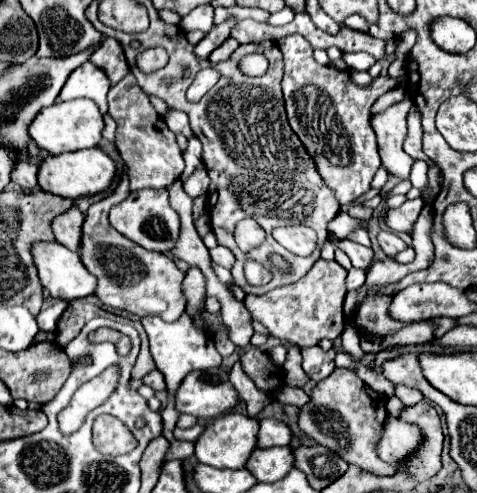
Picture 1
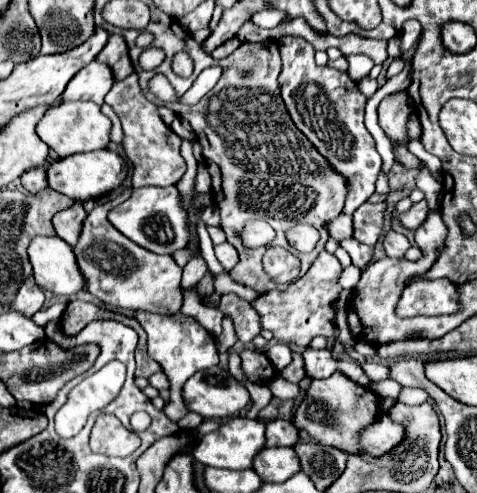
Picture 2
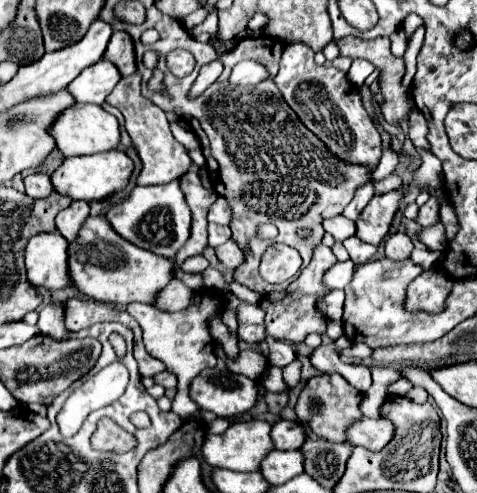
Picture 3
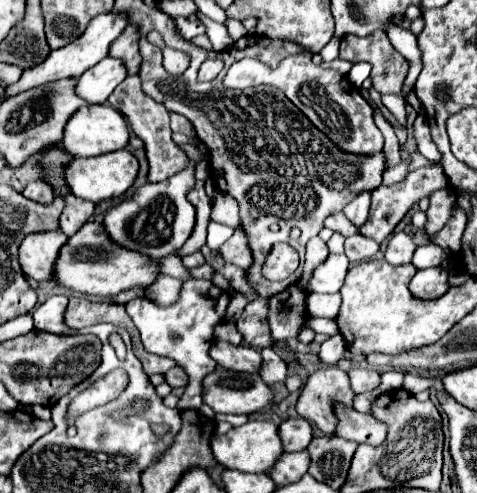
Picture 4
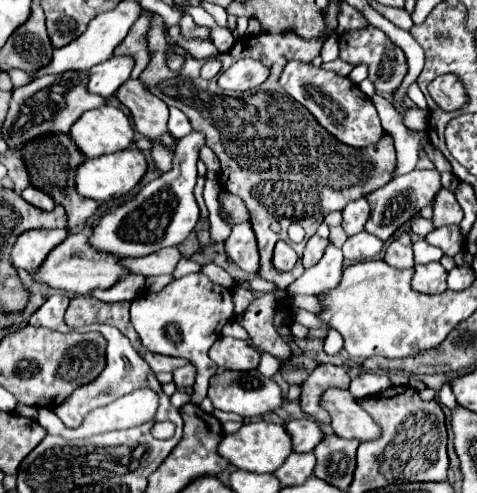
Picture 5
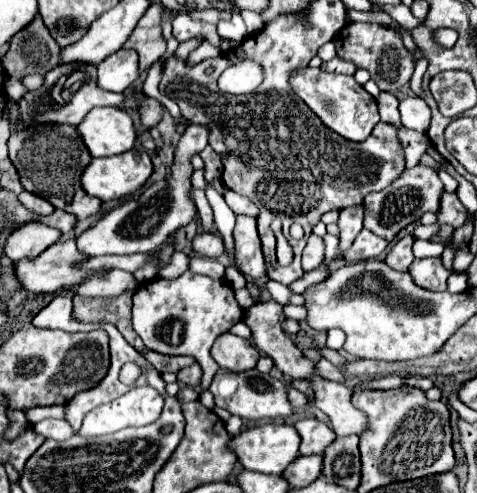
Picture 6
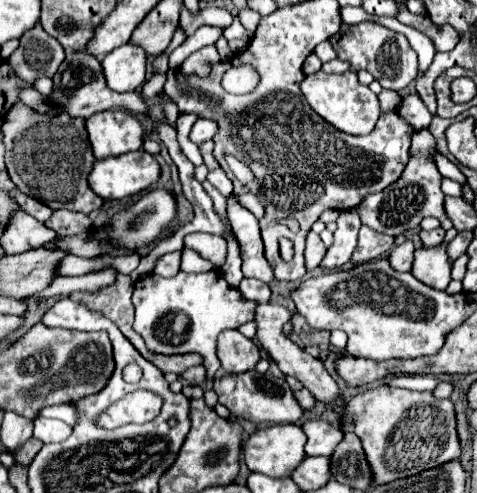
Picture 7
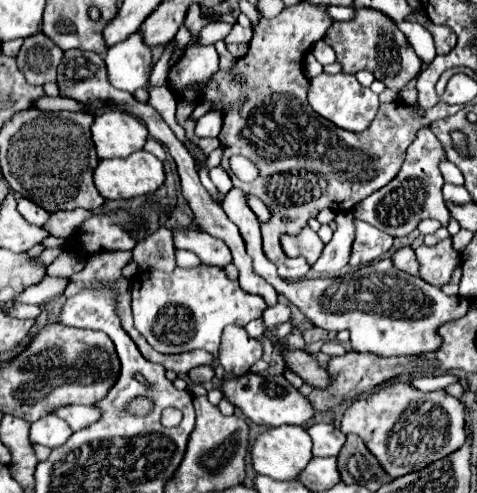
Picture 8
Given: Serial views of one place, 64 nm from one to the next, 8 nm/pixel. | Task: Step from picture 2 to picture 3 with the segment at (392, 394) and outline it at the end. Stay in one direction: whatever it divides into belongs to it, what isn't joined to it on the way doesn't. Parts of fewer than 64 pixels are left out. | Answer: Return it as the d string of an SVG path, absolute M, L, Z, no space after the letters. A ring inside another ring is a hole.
M402 376L398 382L394 382L394 384L388 388L388 394L400 394L400 396L404 396L404 394L408 394L412 388L414 388L412 382Z

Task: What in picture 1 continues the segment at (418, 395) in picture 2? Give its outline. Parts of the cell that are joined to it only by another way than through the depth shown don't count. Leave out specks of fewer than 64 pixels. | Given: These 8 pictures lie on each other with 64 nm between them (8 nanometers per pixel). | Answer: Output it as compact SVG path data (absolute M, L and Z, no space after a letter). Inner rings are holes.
M396 386L396 396L402 400L404 406L414 406L414 404L418 404L424 398L420 390L408 388L408 386Z

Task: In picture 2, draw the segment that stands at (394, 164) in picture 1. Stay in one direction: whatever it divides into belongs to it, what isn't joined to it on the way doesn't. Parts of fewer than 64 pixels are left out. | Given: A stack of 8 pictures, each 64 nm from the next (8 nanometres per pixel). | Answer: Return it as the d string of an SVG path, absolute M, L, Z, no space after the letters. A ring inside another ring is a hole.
M406 92L388 94L378 106L380 126L394 142L394 154L406 168L414 168L418 164L418 158L406 150L406 142L408 142L406 122L408 122L408 116L412 114L412 110L414 110L412 98Z

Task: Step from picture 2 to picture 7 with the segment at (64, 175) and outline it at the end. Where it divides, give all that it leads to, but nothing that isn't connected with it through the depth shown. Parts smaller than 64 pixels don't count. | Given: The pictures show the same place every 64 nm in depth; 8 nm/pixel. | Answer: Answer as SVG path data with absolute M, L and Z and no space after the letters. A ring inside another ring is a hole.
M144 150L128 152L114 158L96 160L88 176L90 188L104 200L120 200L134 196L160 178L160 164Z

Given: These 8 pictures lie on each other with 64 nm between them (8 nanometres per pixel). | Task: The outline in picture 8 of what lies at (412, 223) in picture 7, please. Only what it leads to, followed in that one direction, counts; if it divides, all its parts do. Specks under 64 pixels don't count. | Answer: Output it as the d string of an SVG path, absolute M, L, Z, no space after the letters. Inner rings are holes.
M420 130L416 140L408 146L402 170L392 180L392 184L364 198L360 204L356 204L356 208L352 208L352 214L358 220L364 220L390 236L408 236L410 232L416 230L416 226L424 218L436 218L442 222L442 226L446 226L450 218L450 210L446 208L442 200L444 178L438 168L442 160L446 160L446 156L444 156L444 146L440 144L440 140L434 136L434 132Z

